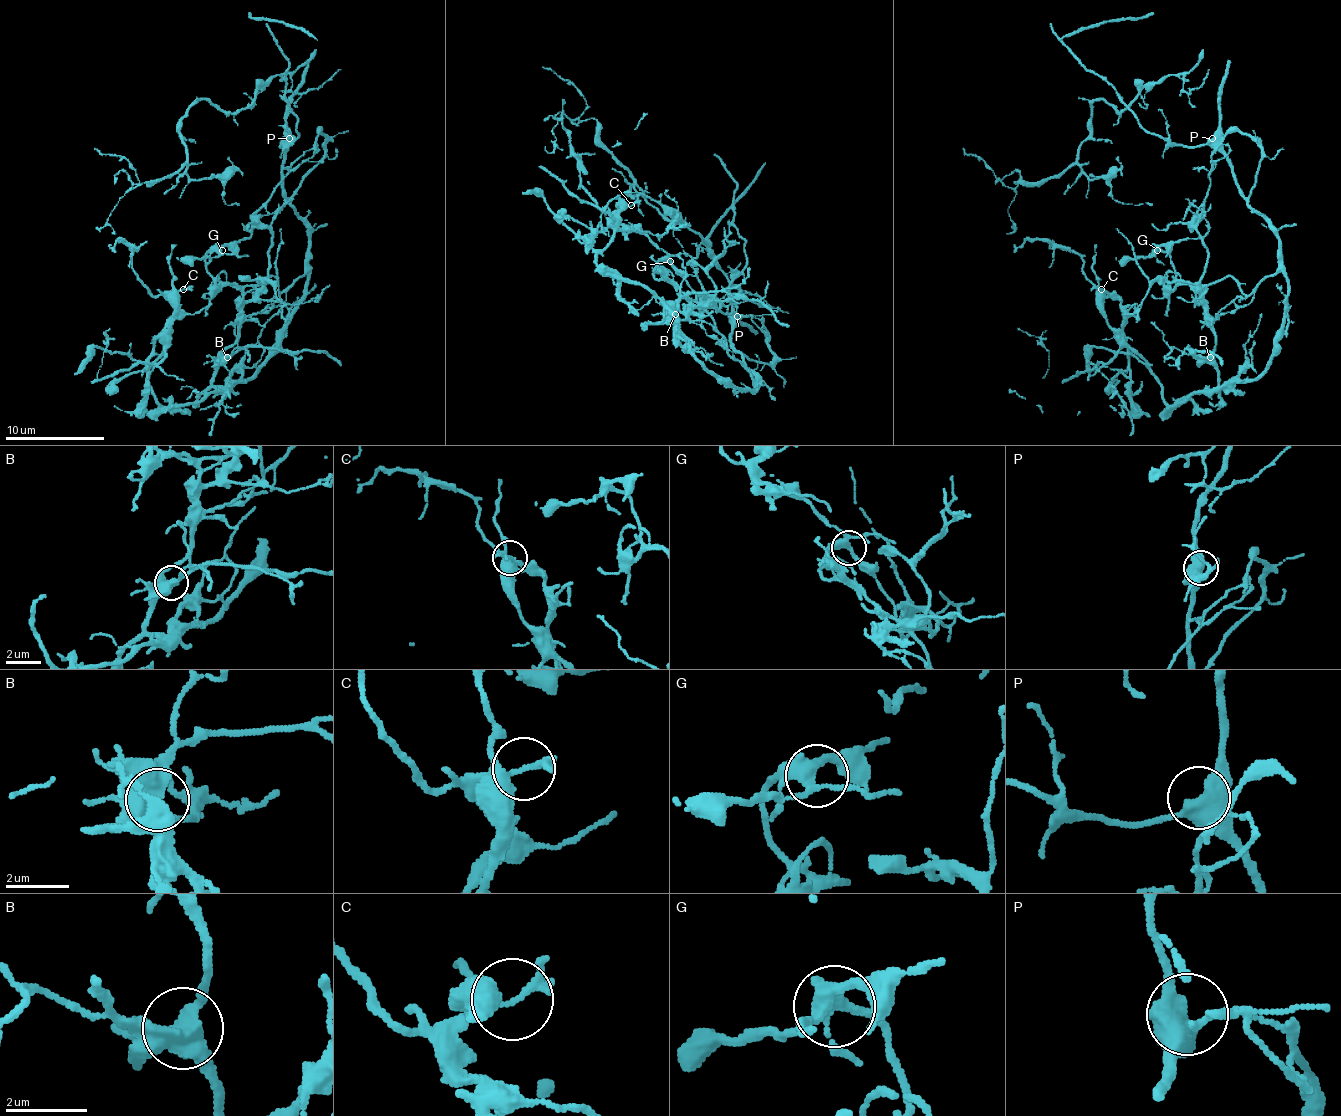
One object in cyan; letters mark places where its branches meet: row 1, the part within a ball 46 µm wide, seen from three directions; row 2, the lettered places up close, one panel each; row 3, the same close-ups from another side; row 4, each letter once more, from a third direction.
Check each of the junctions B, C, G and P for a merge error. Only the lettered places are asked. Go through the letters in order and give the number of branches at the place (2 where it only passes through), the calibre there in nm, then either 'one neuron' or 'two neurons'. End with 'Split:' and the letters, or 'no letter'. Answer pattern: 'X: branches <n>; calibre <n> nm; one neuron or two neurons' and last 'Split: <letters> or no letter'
B: branches 4; calibre 440 nm; one neuron
C: branches 2; calibre 240 nm; two neurons
G: branches 5; calibre 360 nm; one neuron
P: branches 3; calibre 480 nm; one neuron
Split: C

